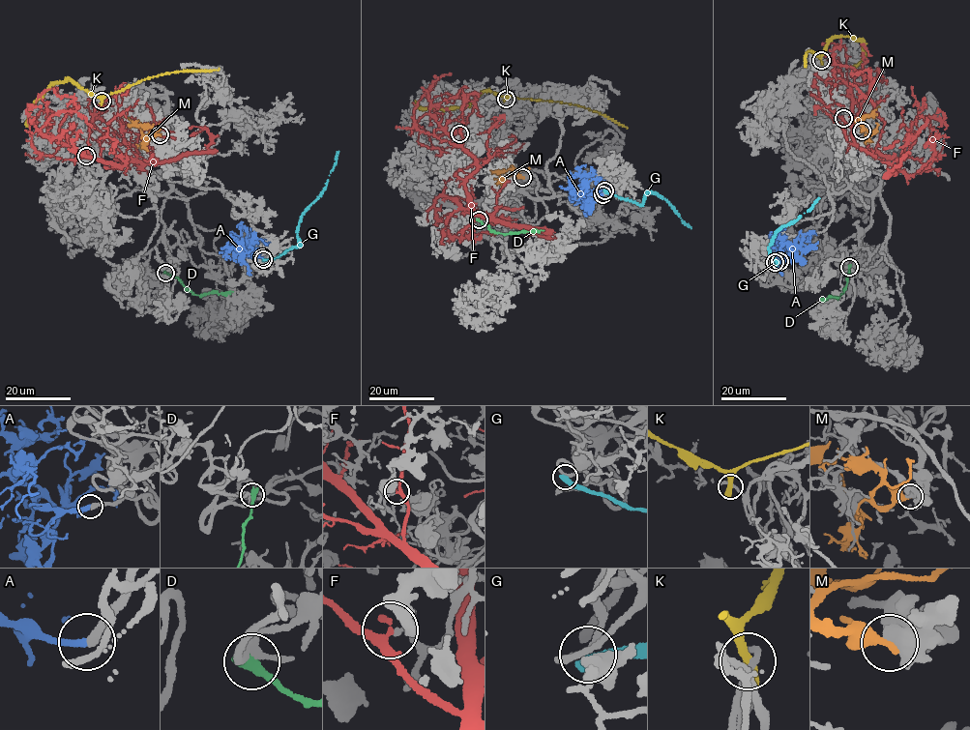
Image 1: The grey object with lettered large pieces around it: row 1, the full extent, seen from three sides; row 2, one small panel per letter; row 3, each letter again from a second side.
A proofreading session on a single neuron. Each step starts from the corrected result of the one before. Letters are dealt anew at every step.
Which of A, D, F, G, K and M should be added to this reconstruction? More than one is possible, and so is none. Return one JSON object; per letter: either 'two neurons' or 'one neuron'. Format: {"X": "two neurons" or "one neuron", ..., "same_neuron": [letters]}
{"A": "one neuron", "D": "two neurons", "F": "two neurons", "G": "two neurons", "K": "two neurons", "M": "two neurons", "same_neuron": ["A"]}

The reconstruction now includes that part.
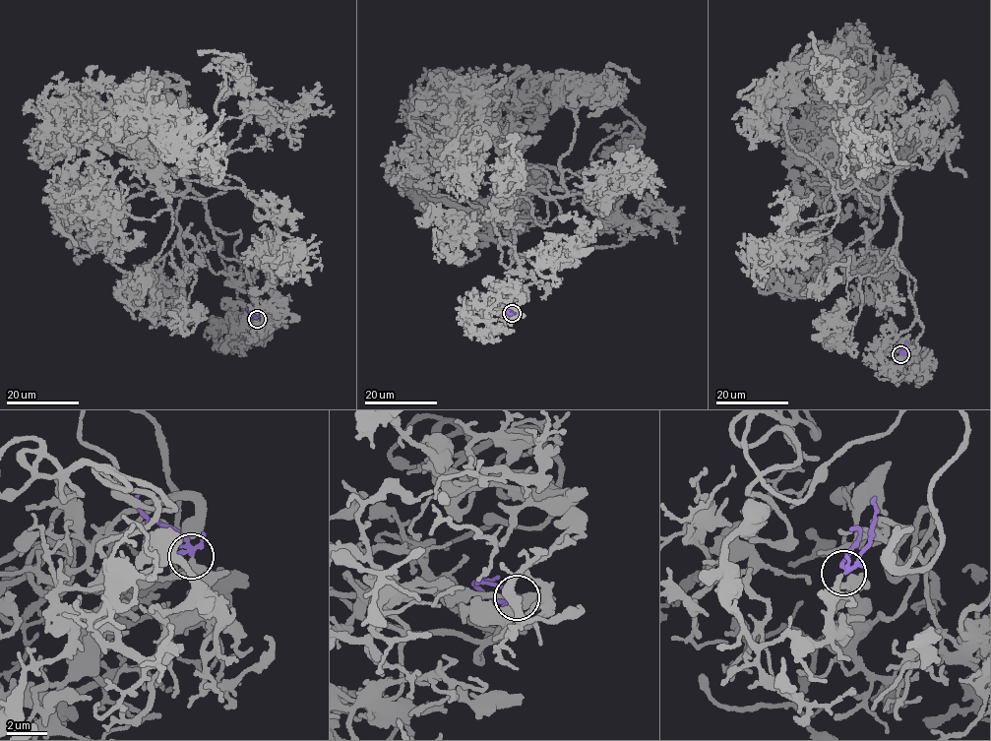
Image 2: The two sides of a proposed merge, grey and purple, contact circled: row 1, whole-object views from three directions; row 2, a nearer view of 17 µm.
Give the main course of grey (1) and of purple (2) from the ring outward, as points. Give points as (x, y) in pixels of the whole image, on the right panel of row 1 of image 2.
1: (901, 355), (898, 367), (881, 360), (885, 339), (916, 315), (891, 188), (944, 98)
2: (901, 354), (906, 349), (906, 341)

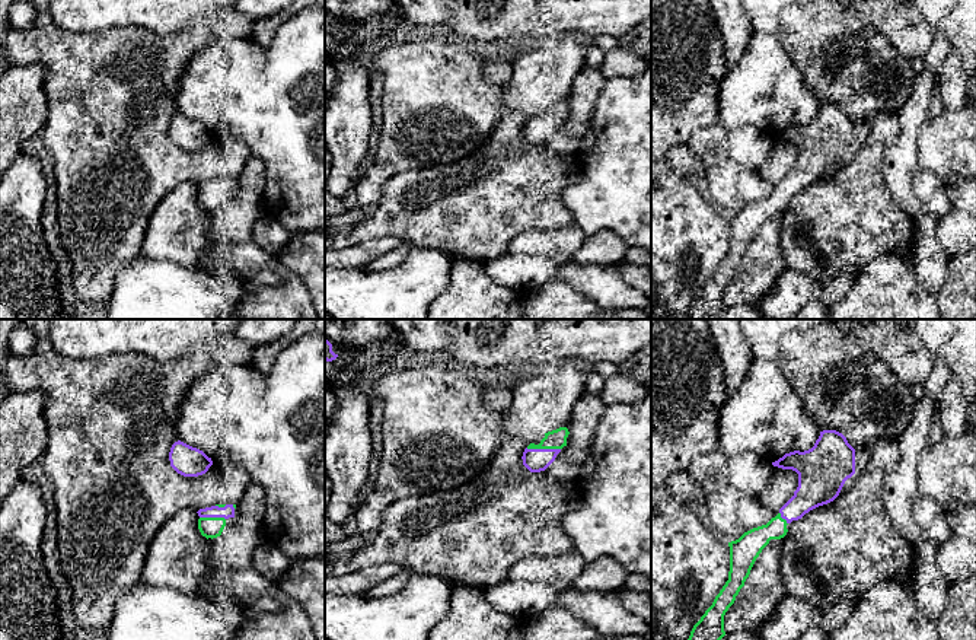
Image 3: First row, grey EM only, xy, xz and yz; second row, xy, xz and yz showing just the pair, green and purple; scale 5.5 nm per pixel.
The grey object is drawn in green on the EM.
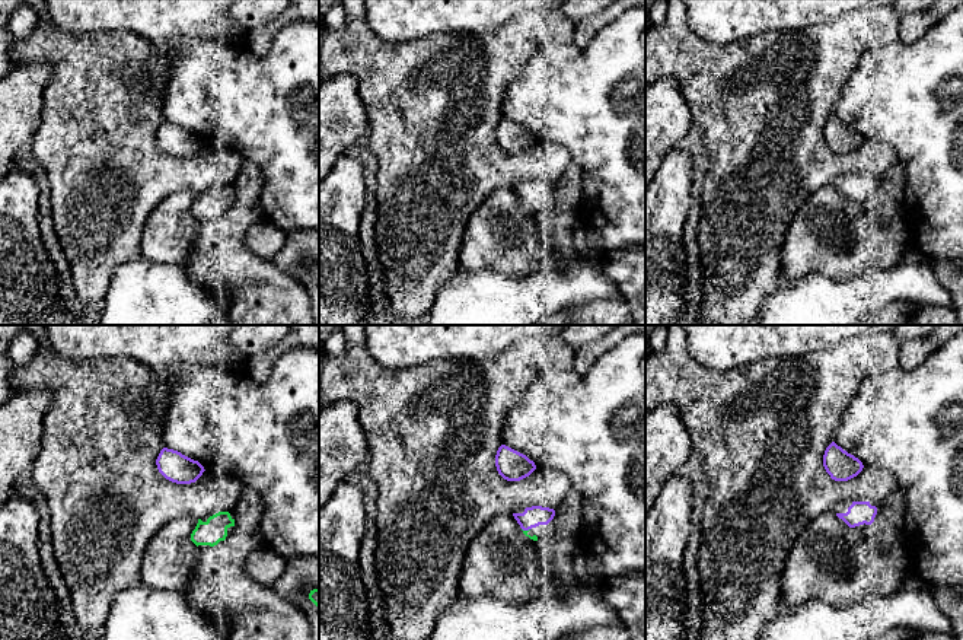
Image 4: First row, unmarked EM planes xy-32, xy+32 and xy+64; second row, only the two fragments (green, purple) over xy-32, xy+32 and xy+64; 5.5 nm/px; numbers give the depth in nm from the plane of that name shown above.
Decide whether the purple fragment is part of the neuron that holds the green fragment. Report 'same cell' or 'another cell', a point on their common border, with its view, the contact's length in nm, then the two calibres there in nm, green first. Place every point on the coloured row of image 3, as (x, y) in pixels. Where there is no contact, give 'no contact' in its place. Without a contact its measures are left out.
same cell | xz (544, 448) | 190 nm | 110/130 nm

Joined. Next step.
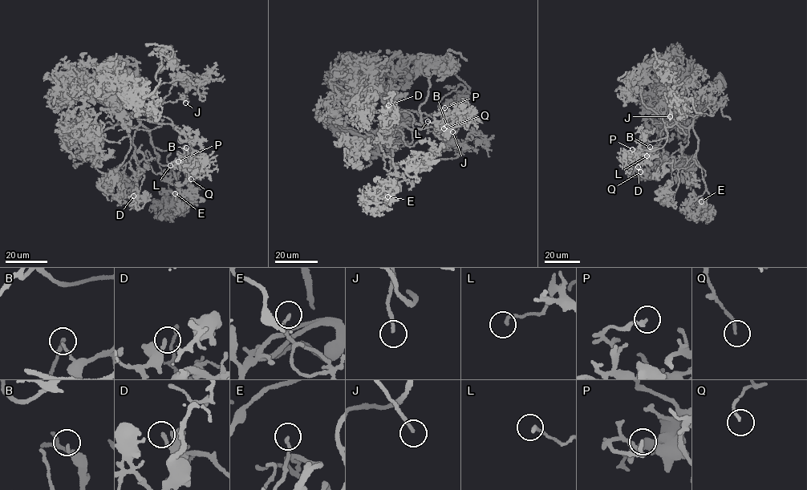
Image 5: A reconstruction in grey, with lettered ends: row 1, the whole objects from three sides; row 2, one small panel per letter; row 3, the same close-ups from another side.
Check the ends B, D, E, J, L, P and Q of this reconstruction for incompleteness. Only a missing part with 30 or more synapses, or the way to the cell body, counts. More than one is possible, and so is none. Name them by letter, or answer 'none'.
D, J

